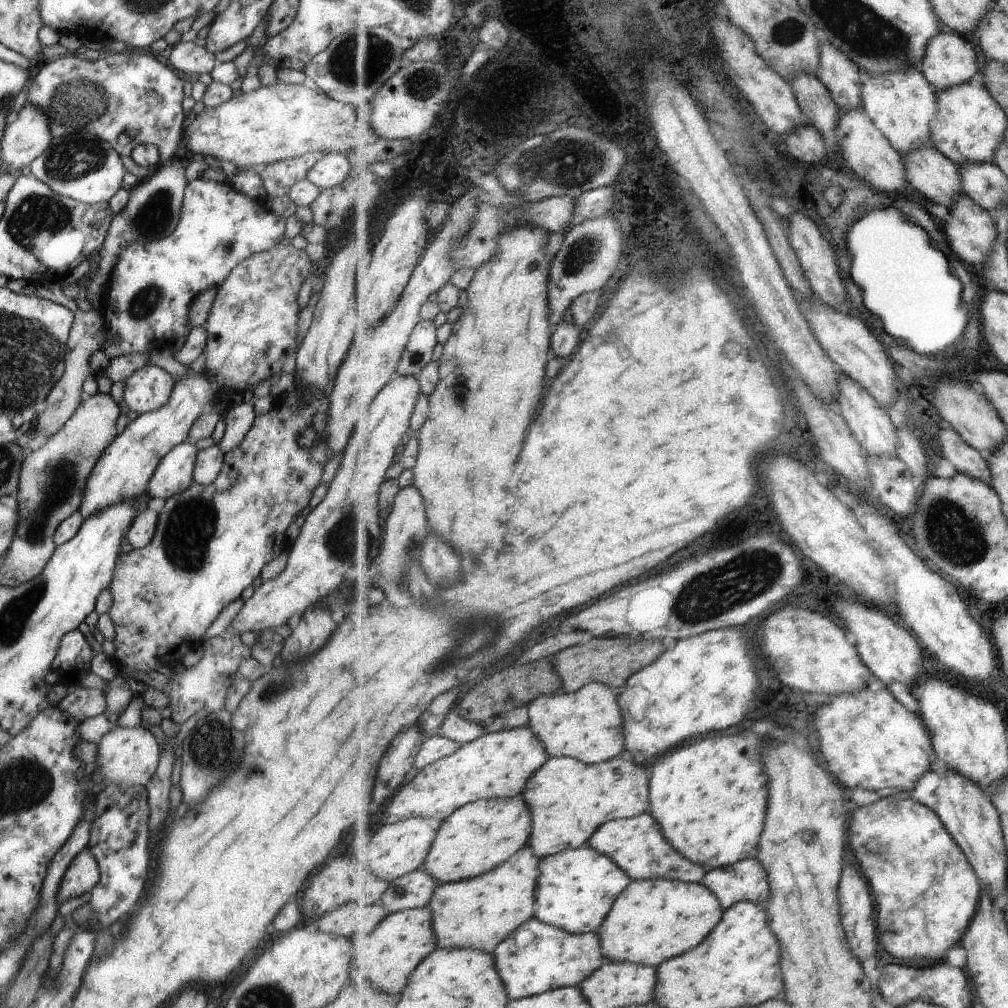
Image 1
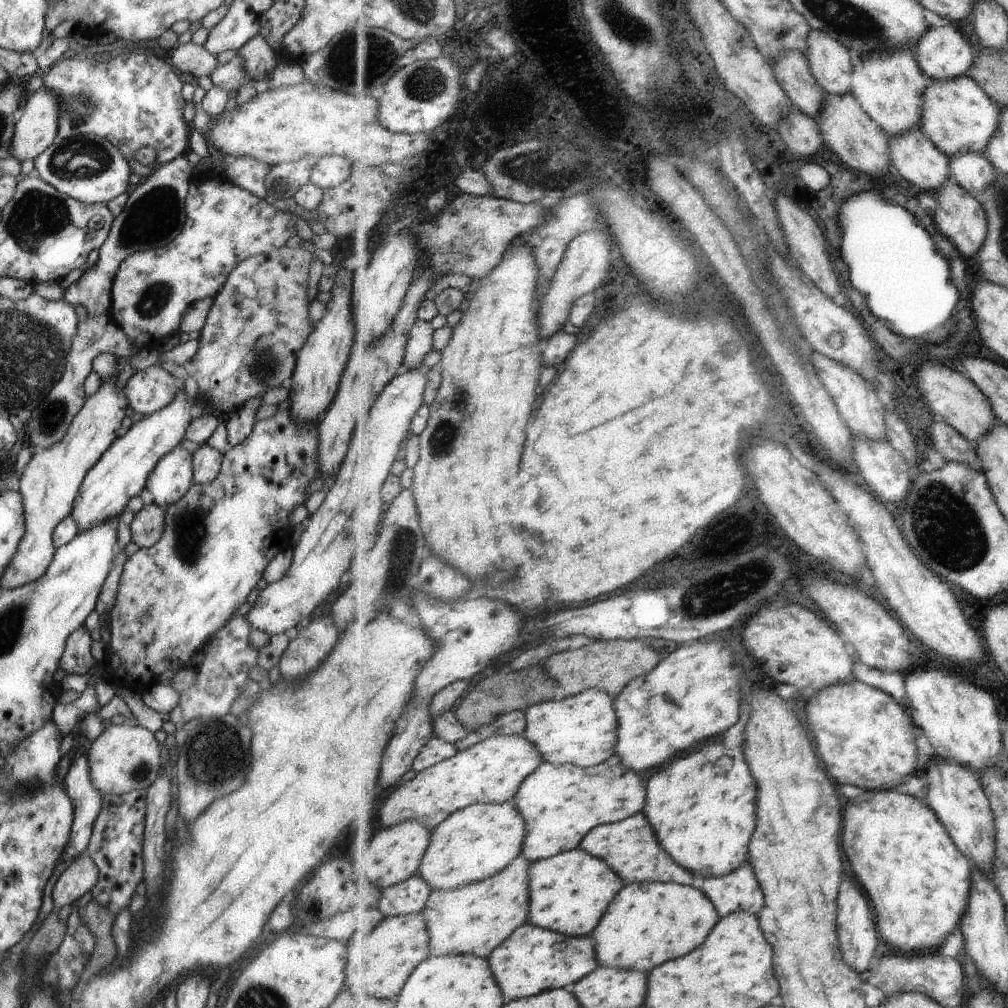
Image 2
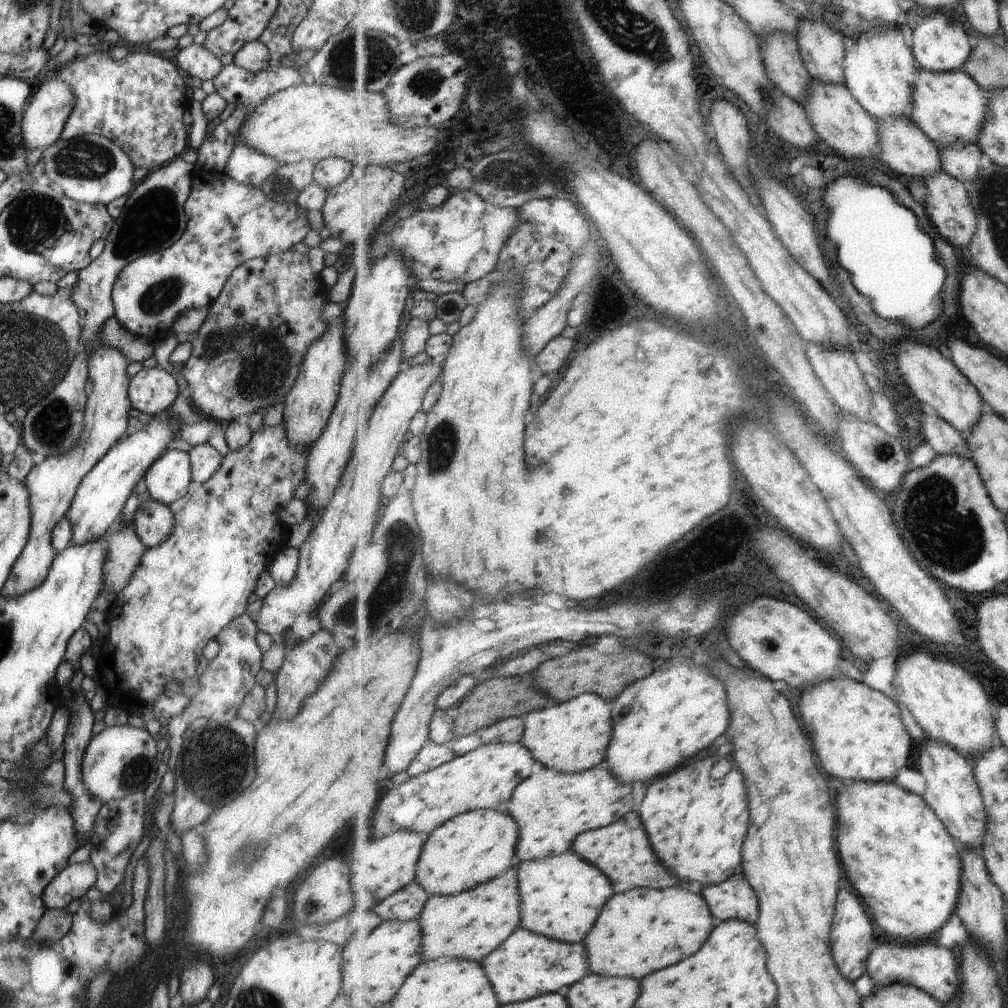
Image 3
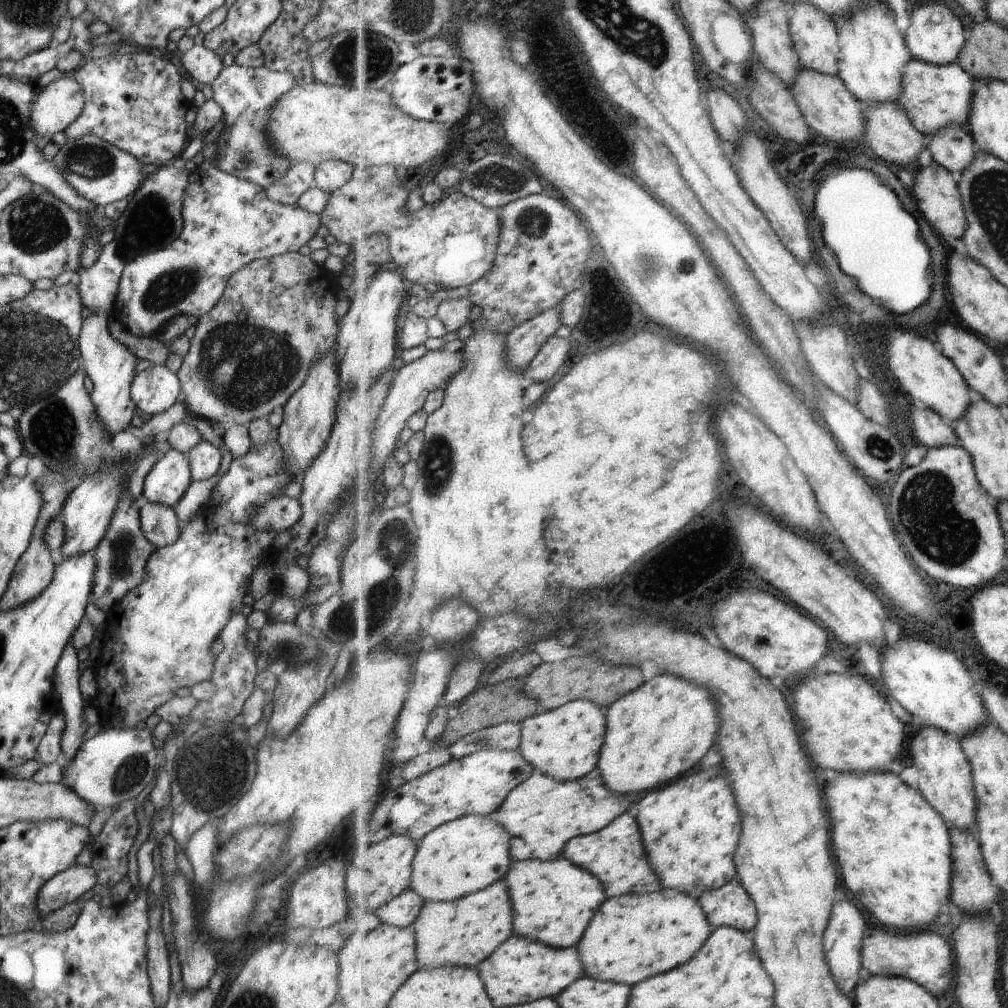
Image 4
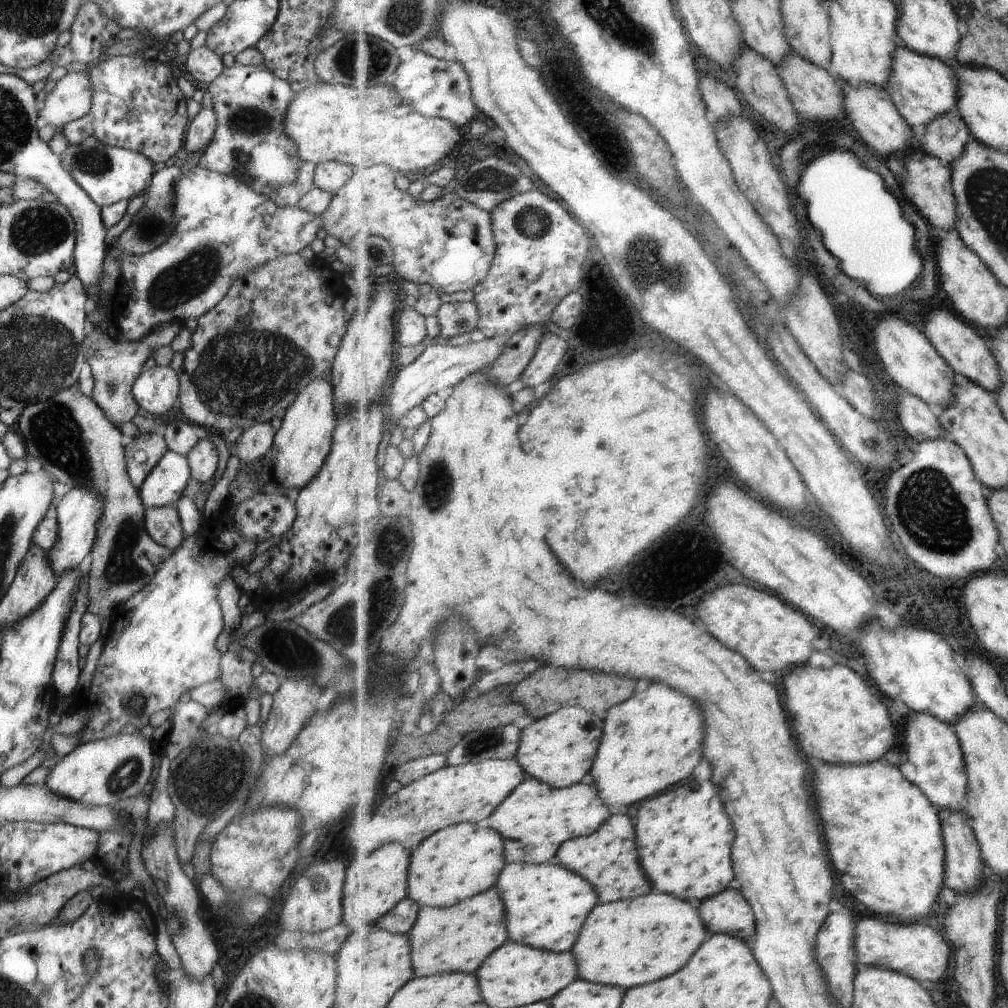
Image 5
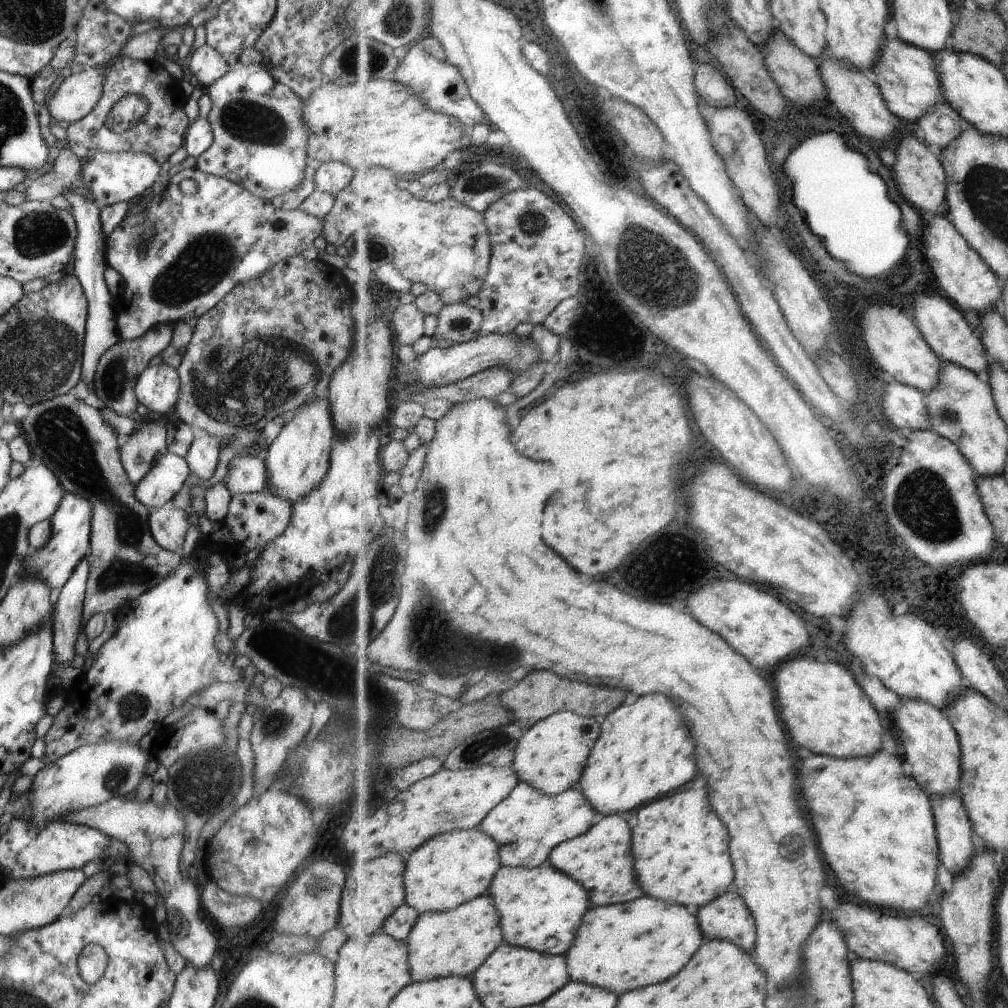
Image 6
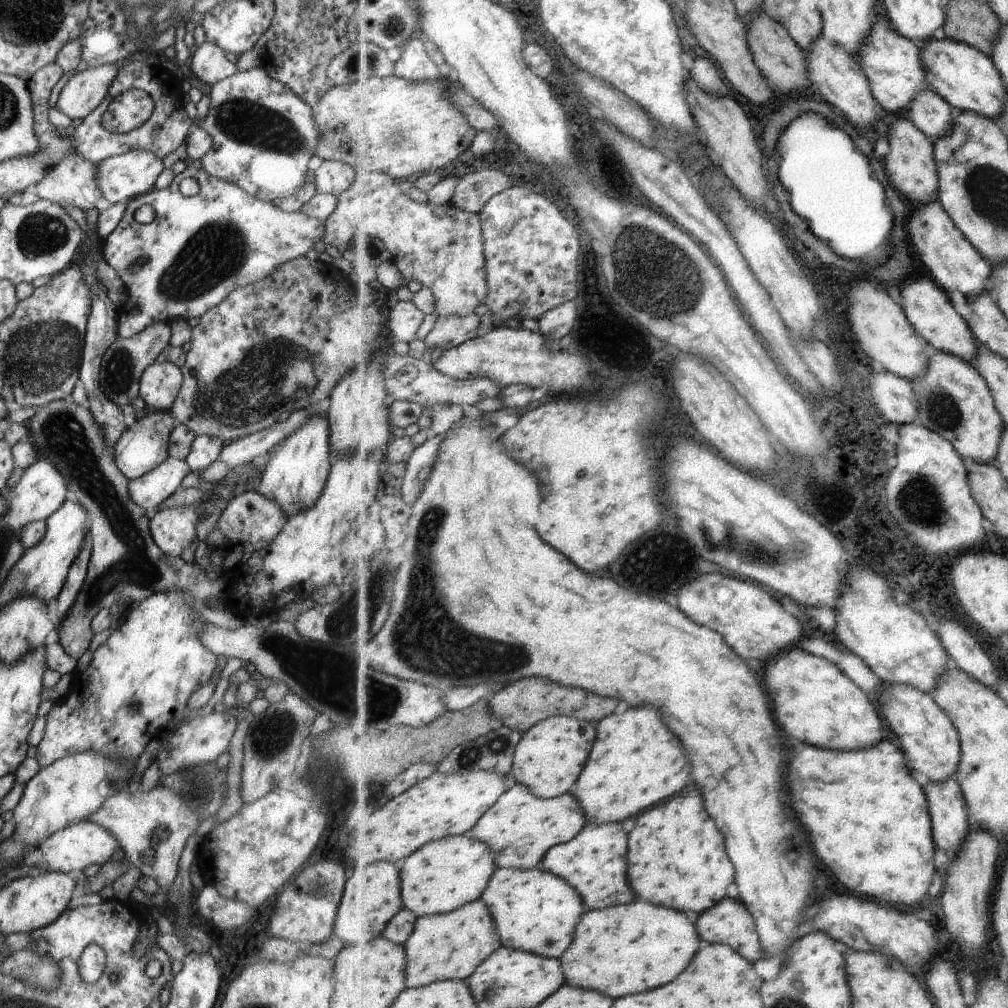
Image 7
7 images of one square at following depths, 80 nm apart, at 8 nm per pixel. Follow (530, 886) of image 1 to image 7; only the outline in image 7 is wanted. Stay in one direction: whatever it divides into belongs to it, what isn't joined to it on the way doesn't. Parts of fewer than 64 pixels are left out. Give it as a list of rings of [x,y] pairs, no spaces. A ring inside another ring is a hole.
[[[483,901],[464,905],[460,910],[438,916],[420,917],[416,930],[405,944],[408,958],[408,986],[425,987],[438,981],[465,981],[476,974],[500,947],[503,938],[496,932],[498,925],[491,908]]]

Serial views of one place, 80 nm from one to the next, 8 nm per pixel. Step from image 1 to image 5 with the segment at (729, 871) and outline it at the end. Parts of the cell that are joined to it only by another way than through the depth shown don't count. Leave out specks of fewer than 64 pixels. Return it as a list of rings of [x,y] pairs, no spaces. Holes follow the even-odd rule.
[[[726,890],[720,896],[701,902],[698,909],[712,935],[740,936],[752,942],[756,936],[756,914],[740,890]]]

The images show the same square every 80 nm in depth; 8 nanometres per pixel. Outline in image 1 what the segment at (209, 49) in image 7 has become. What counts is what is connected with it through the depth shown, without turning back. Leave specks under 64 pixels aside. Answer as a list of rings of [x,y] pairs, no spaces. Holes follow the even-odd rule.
[[[194,41],[175,44],[168,57],[169,65],[177,71],[190,74],[208,74],[217,65],[215,54],[208,52],[206,47],[199,46]]]

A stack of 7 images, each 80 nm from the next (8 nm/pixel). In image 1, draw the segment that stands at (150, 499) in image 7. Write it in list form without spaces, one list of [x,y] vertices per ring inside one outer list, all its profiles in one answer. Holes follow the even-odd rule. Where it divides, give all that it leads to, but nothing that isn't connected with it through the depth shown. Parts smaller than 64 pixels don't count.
[[[186,440],[177,444],[156,467],[147,484],[147,494],[152,497],[170,498],[193,483],[193,470],[198,448]]]

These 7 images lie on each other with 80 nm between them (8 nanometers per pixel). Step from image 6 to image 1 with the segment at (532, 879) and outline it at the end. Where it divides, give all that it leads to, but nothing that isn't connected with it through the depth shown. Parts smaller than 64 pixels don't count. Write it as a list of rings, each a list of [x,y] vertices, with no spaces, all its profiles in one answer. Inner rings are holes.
[[[588,845],[543,859],[535,917],[544,920],[544,924],[556,924],[556,928],[566,928],[571,933],[596,932],[632,880],[612,857]]]

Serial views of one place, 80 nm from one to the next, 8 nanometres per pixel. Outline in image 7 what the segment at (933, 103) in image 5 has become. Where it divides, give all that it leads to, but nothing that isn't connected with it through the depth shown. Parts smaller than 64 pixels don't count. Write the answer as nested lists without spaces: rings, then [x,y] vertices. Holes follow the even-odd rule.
[[[875,20],[874,31],[870,39],[863,44],[863,51],[857,56],[859,63],[865,68],[872,90],[877,99],[894,114],[907,114],[911,104],[918,95],[932,88],[927,79],[926,65],[923,63],[923,52],[920,43],[905,37],[892,26]]]

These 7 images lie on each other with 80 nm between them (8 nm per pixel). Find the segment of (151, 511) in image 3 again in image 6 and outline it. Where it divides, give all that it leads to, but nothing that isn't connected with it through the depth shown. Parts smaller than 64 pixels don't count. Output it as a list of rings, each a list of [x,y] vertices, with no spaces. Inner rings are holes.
[[[160,507],[148,517],[148,526],[154,540],[170,552],[179,552],[185,541],[190,515],[177,507]]]

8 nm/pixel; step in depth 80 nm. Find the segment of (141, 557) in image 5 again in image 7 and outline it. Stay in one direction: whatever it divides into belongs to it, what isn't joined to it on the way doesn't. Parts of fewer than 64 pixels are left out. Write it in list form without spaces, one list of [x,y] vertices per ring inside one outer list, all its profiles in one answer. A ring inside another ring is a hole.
[[[71,399],[52,401],[26,422],[30,440],[37,448],[37,458],[50,459],[53,465],[65,476],[69,492],[67,499],[81,504],[89,512],[89,536],[92,539],[91,557],[87,577],[76,596],[71,609],[65,614],[63,621],[55,625],[59,642],[64,652],[77,660],[88,650],[90,641],[95,632],[92,630],[92,619],[104,607],[110,607],[114,602],[130,597],[133,601],[142,602],[154,593],[163,593],[175,589],[178,592],[185,591],[194,596],[194,600],[200,604],[207,598],[222,594],[225,590],[225,580],[210,581],[201,572],[200,566],[194,563],[185,563],[182,556],[168,556],[154,542],[149,527],[149,518],[146,511],[139,507],[129,495],[128,483],[120,469],[116,466],[113,457],[113,447],[105,443],[103,430],[92,418],[92,413],[84,407],[76,404]]]

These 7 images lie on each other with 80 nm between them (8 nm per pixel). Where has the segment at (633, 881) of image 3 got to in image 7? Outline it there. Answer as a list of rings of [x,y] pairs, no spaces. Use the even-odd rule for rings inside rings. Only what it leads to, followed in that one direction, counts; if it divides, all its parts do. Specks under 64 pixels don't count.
[[[588,823],[587,827],[570,842],[555,846],[548,852],[540,868],[554,873],[556,876],[564,876],[570,884],[582,893],[588,910],[600,910],[618,906],[618,904],[630,904],[636,900],[636,894],[630,886],[628,878],[628,834],[624,830],[624,824],[596,825]]]

